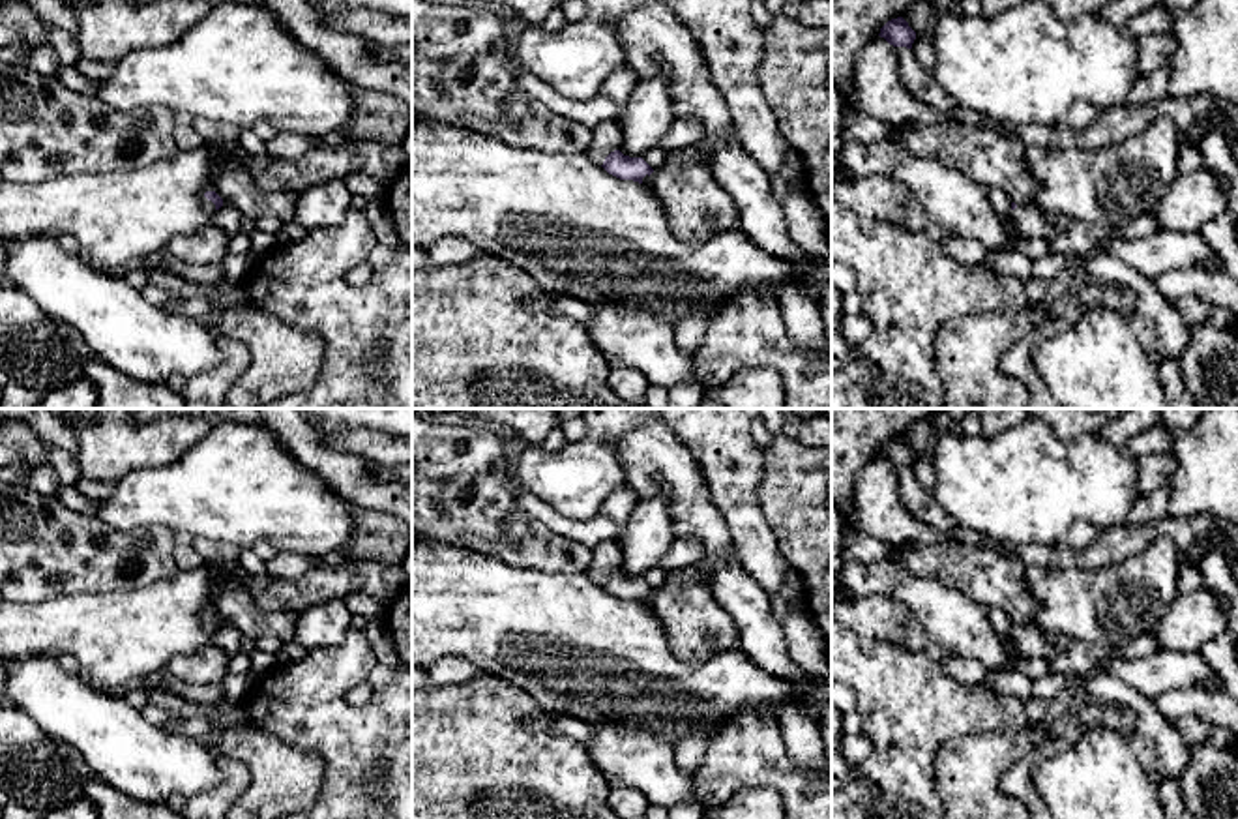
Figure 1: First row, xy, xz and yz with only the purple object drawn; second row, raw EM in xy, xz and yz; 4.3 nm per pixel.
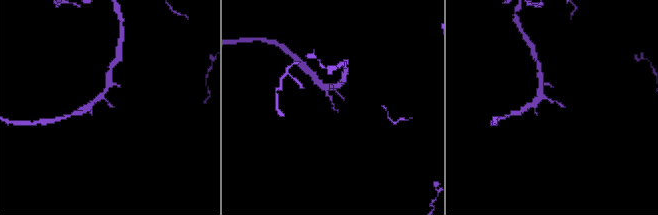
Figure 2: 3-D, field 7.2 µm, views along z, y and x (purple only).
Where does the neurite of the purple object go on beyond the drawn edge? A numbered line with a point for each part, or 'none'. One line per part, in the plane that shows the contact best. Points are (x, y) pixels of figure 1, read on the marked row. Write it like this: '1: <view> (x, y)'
1: xy (227, 218)

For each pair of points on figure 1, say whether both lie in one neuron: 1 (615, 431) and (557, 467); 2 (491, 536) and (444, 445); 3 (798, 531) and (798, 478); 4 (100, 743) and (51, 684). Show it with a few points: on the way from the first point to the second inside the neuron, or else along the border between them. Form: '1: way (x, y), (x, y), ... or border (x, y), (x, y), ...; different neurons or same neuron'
1: way (600, 441), (572, 467); same neuron
2: way (469, 514), (454, 499), (444, 467); same neuron
3: way (798, 518), (798, 491); same neuron
4: way (90, 728), (62, 699); same neuron

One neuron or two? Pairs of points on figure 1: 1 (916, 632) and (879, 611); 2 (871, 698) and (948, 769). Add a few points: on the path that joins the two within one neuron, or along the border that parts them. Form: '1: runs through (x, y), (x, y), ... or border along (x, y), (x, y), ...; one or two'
1: runs through (907, 632), (888, 621); one
2: border along (972, 733), (939, 746), (939, 799); two

